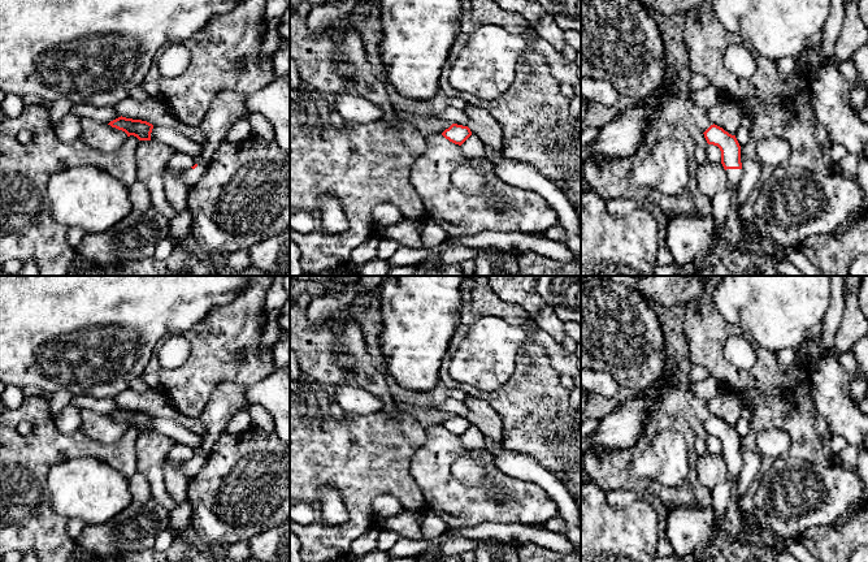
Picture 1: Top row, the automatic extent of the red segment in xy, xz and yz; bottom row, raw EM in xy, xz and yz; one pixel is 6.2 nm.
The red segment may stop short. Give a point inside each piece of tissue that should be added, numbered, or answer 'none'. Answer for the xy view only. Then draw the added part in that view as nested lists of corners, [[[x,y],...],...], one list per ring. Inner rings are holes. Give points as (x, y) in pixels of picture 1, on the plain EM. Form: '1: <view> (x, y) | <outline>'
1: xy (190, 467) | [[[196,454],[195,461],[190,459],[182,463],[172,462],[172,464],[178,470],[185,472],[190,479],[192,479],[207,463],[208,455]]]

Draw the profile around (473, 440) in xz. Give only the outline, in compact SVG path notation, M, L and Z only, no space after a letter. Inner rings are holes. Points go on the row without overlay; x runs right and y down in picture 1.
M472 424L472 427L460 437L461 451L473 454L477 450L486 450L486 437L481 428Z

